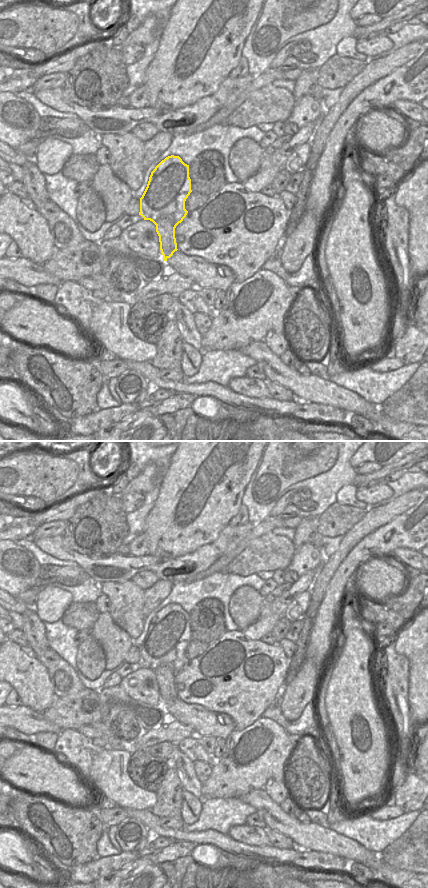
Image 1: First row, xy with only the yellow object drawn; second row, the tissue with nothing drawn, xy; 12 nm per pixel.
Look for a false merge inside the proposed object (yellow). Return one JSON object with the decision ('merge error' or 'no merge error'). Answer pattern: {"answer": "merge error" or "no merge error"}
{"answer": "merge error"}

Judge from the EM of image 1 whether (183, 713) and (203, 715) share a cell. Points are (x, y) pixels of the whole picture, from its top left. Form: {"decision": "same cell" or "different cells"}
{"decision": "same cell"}

